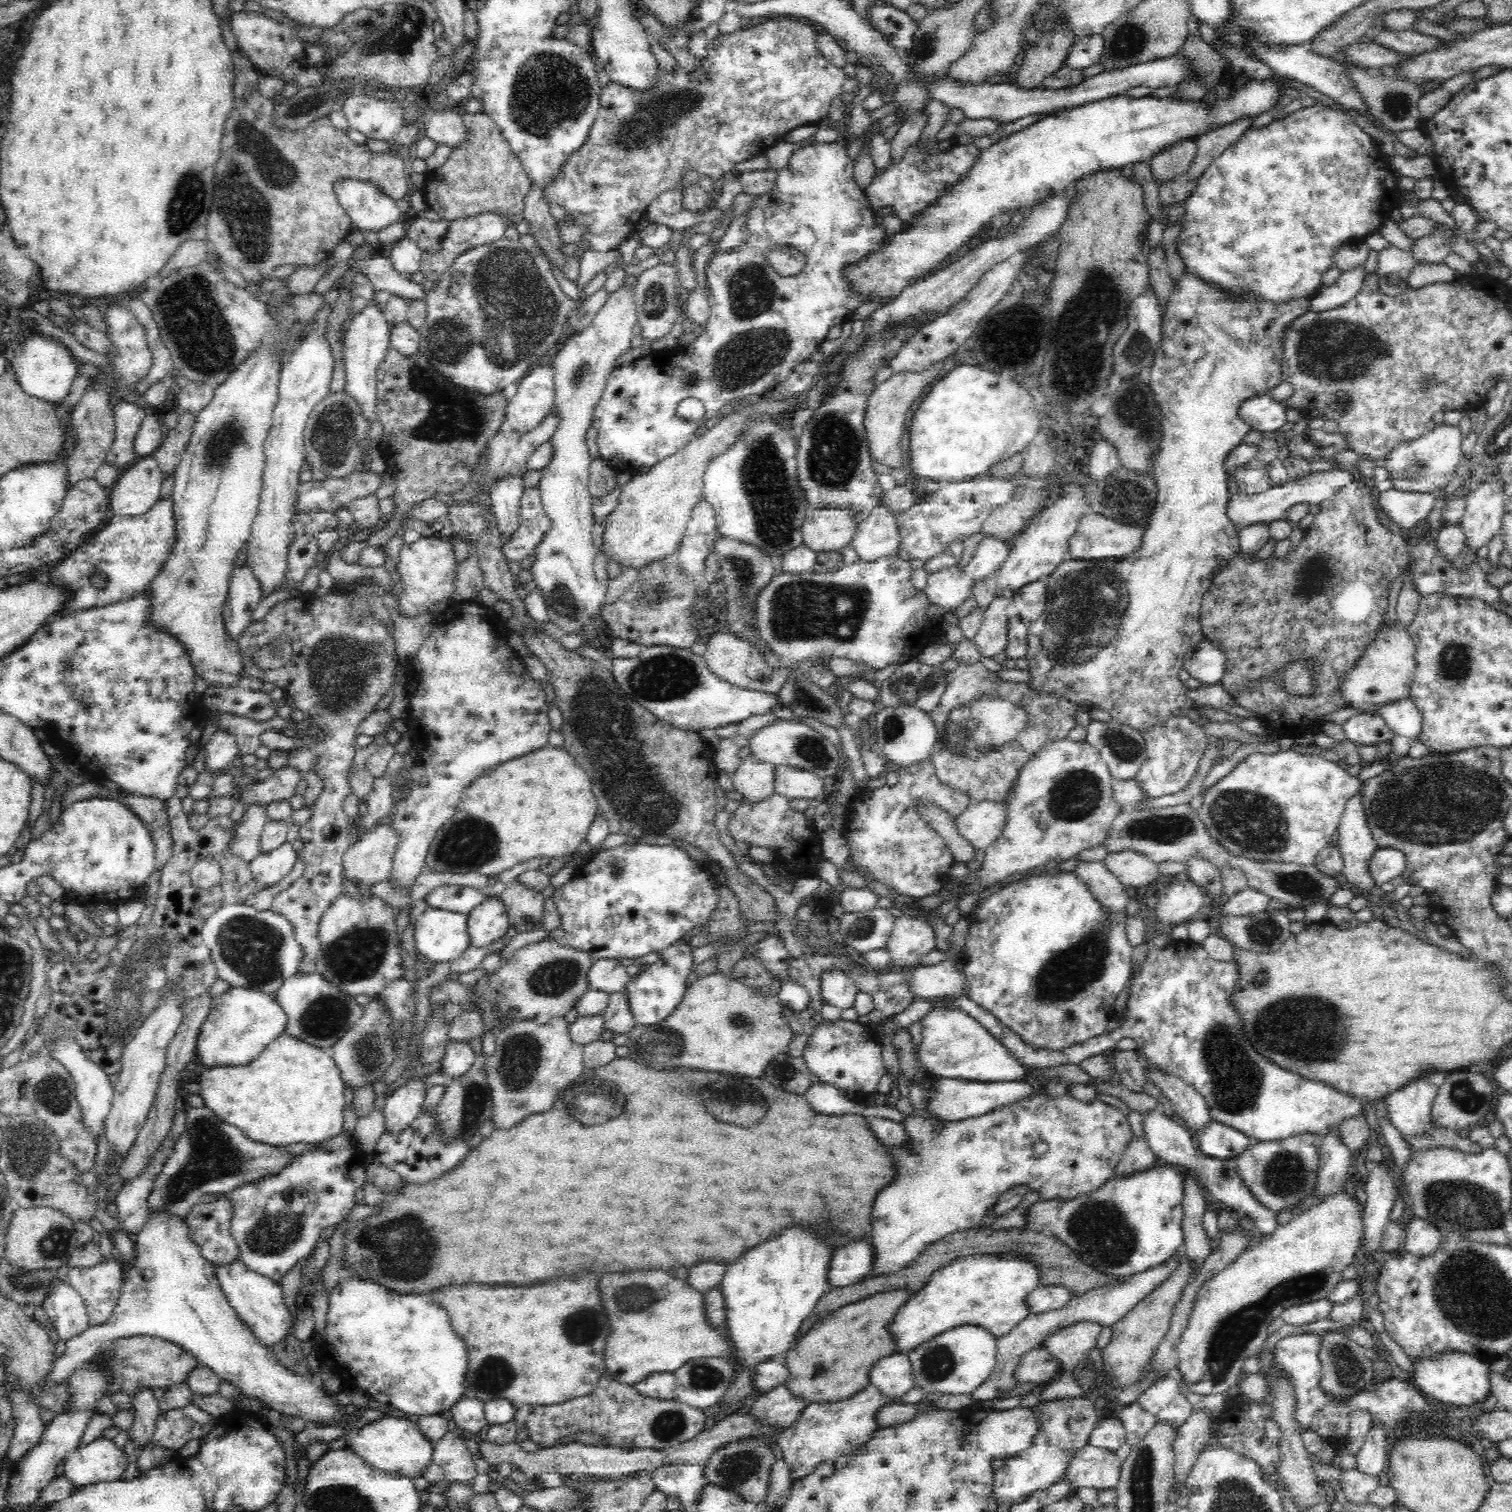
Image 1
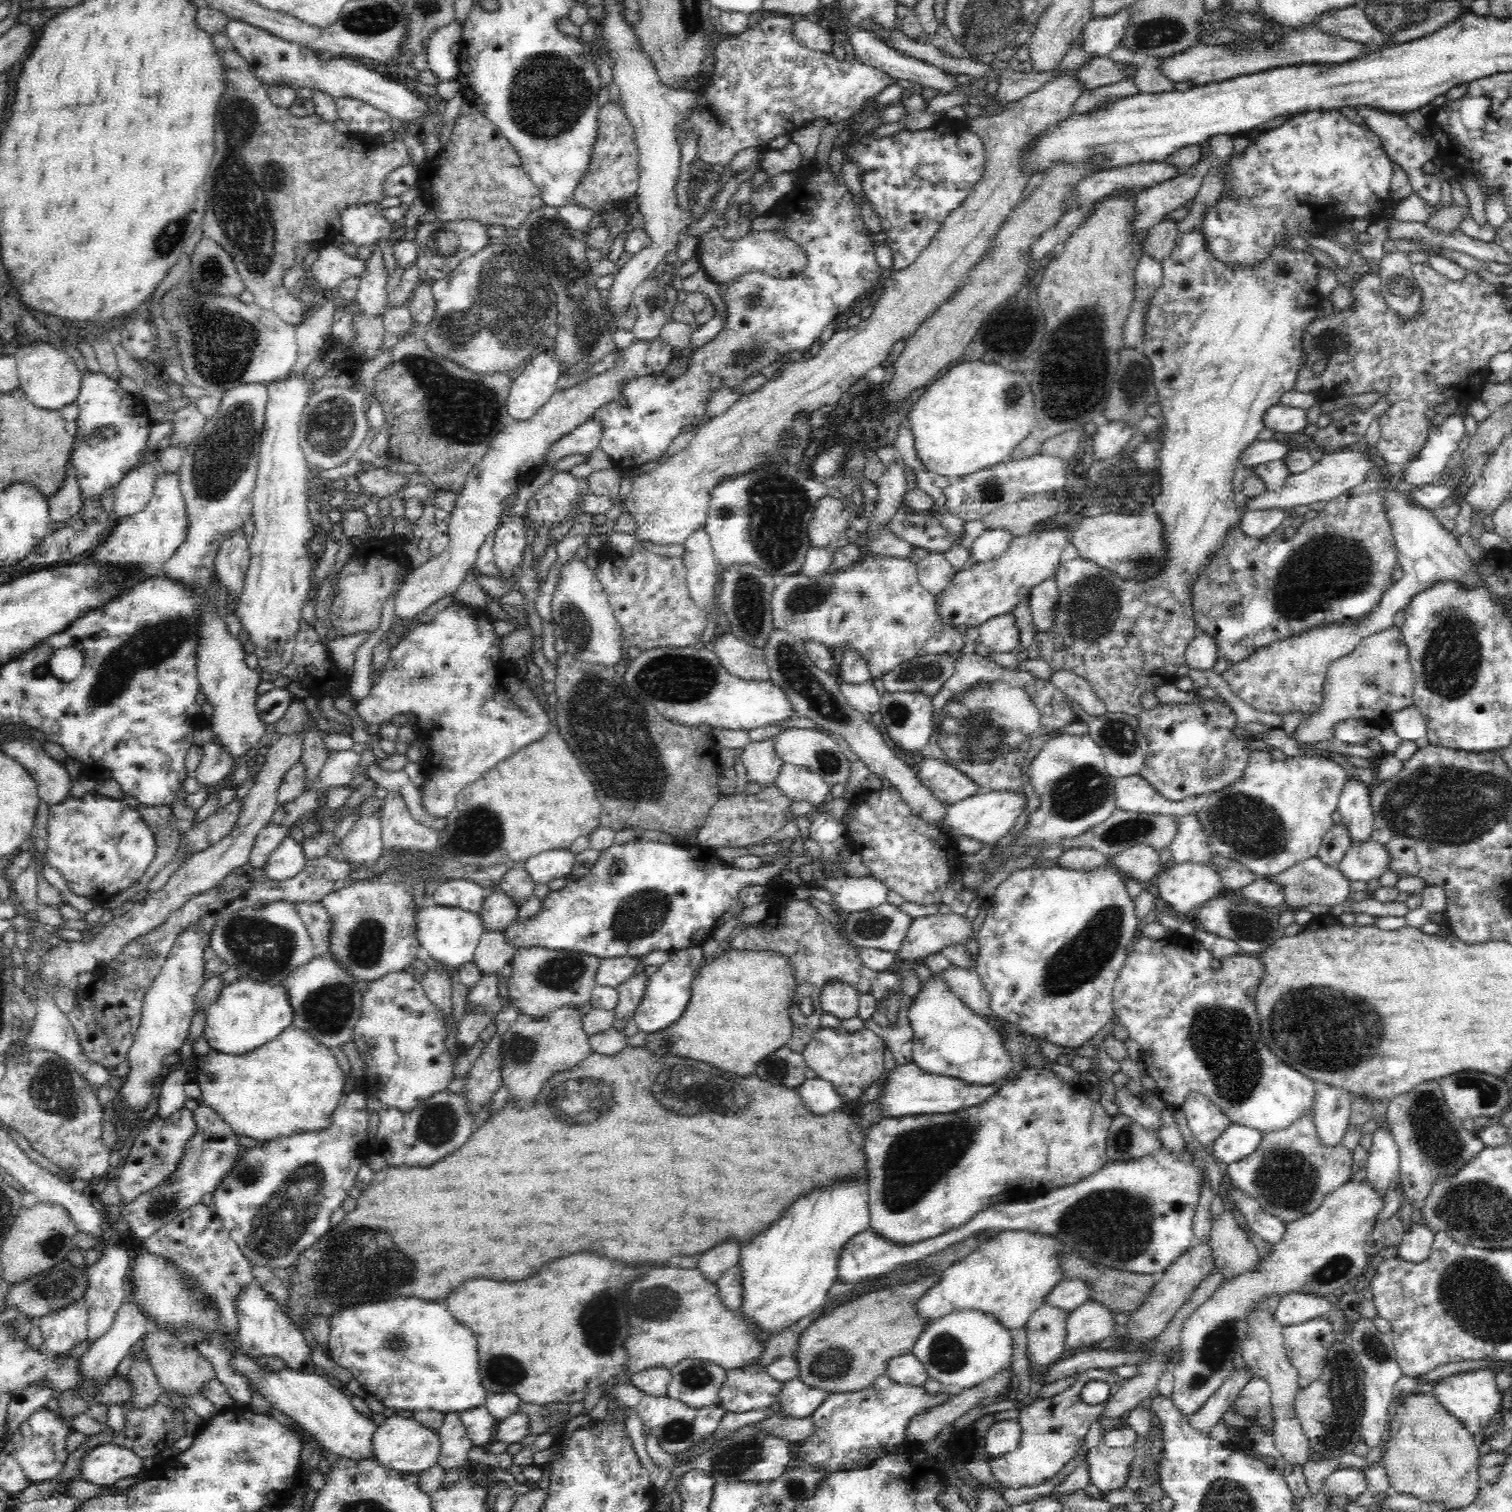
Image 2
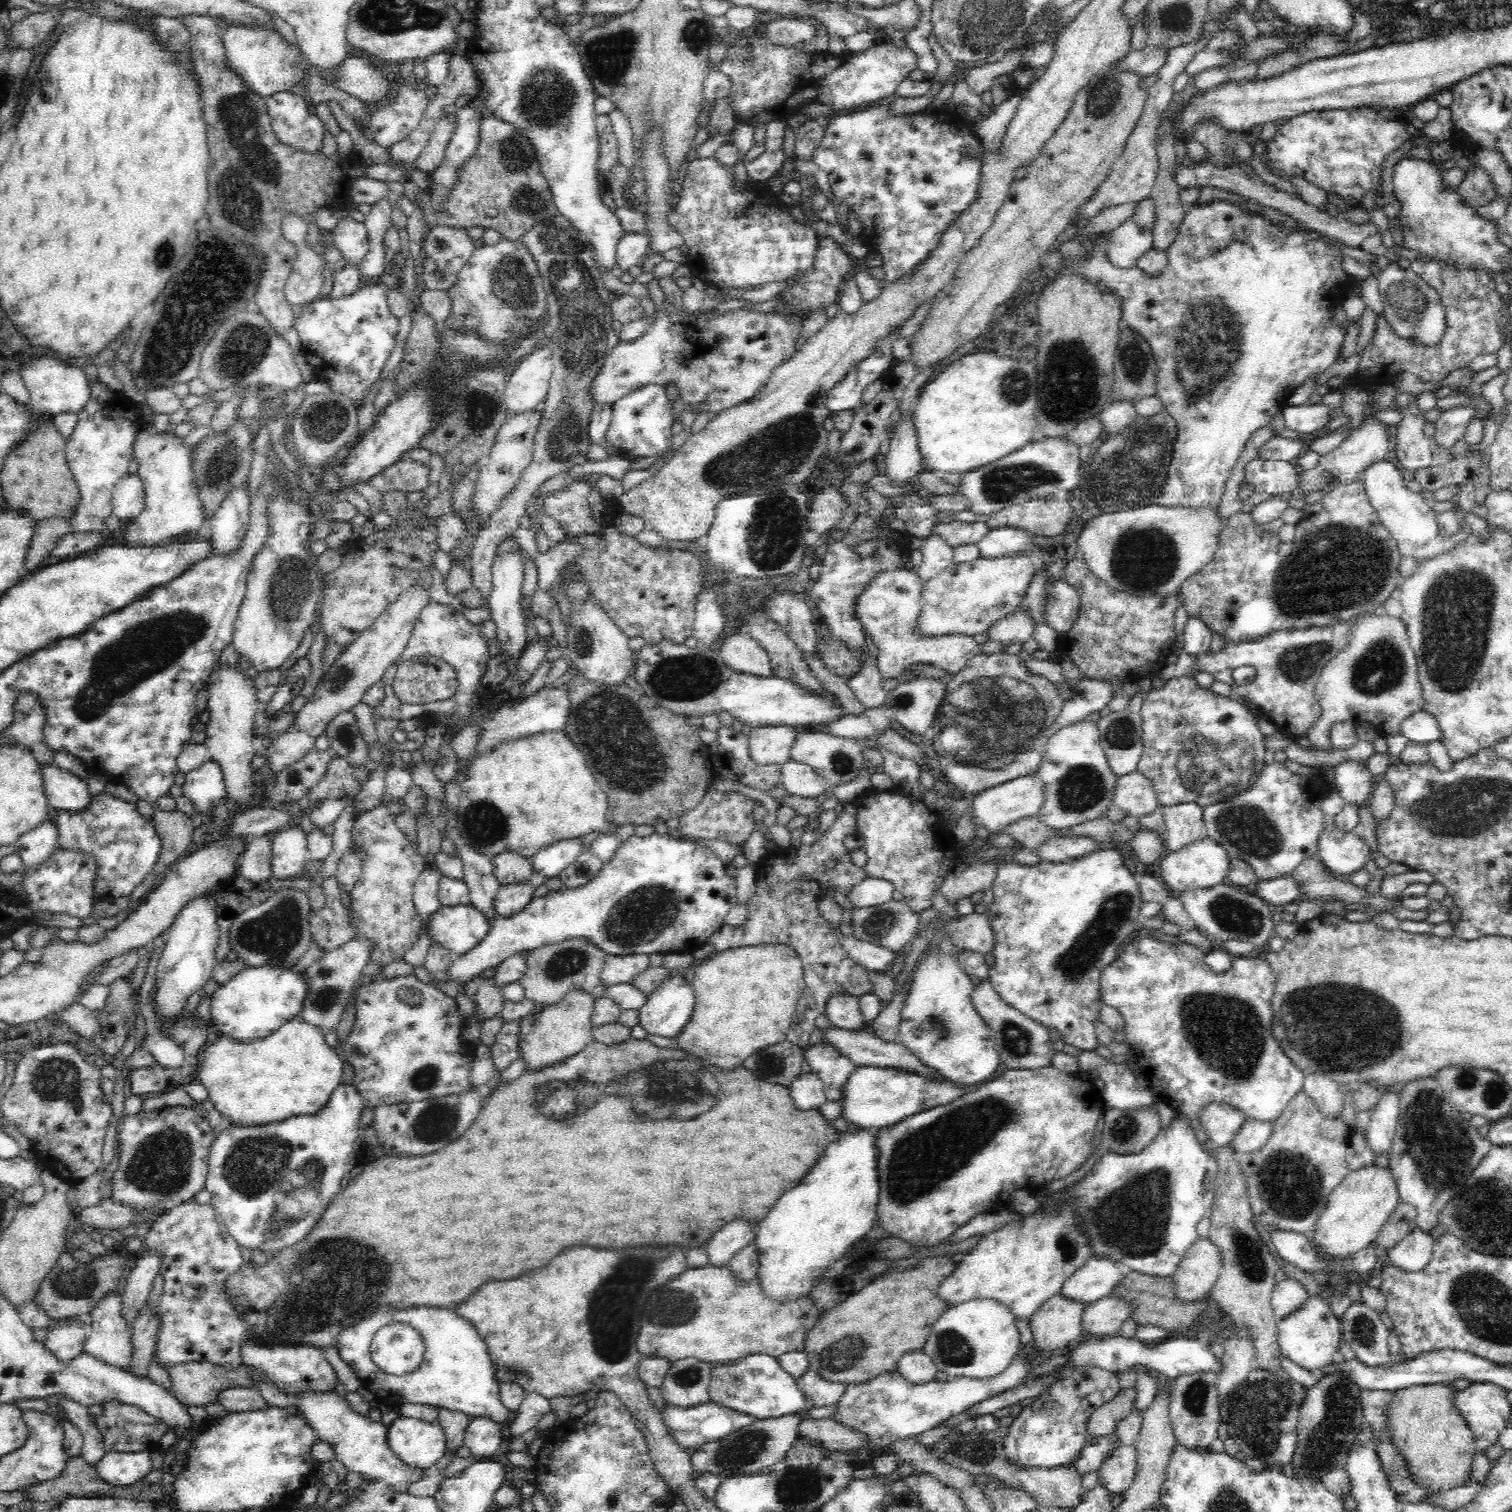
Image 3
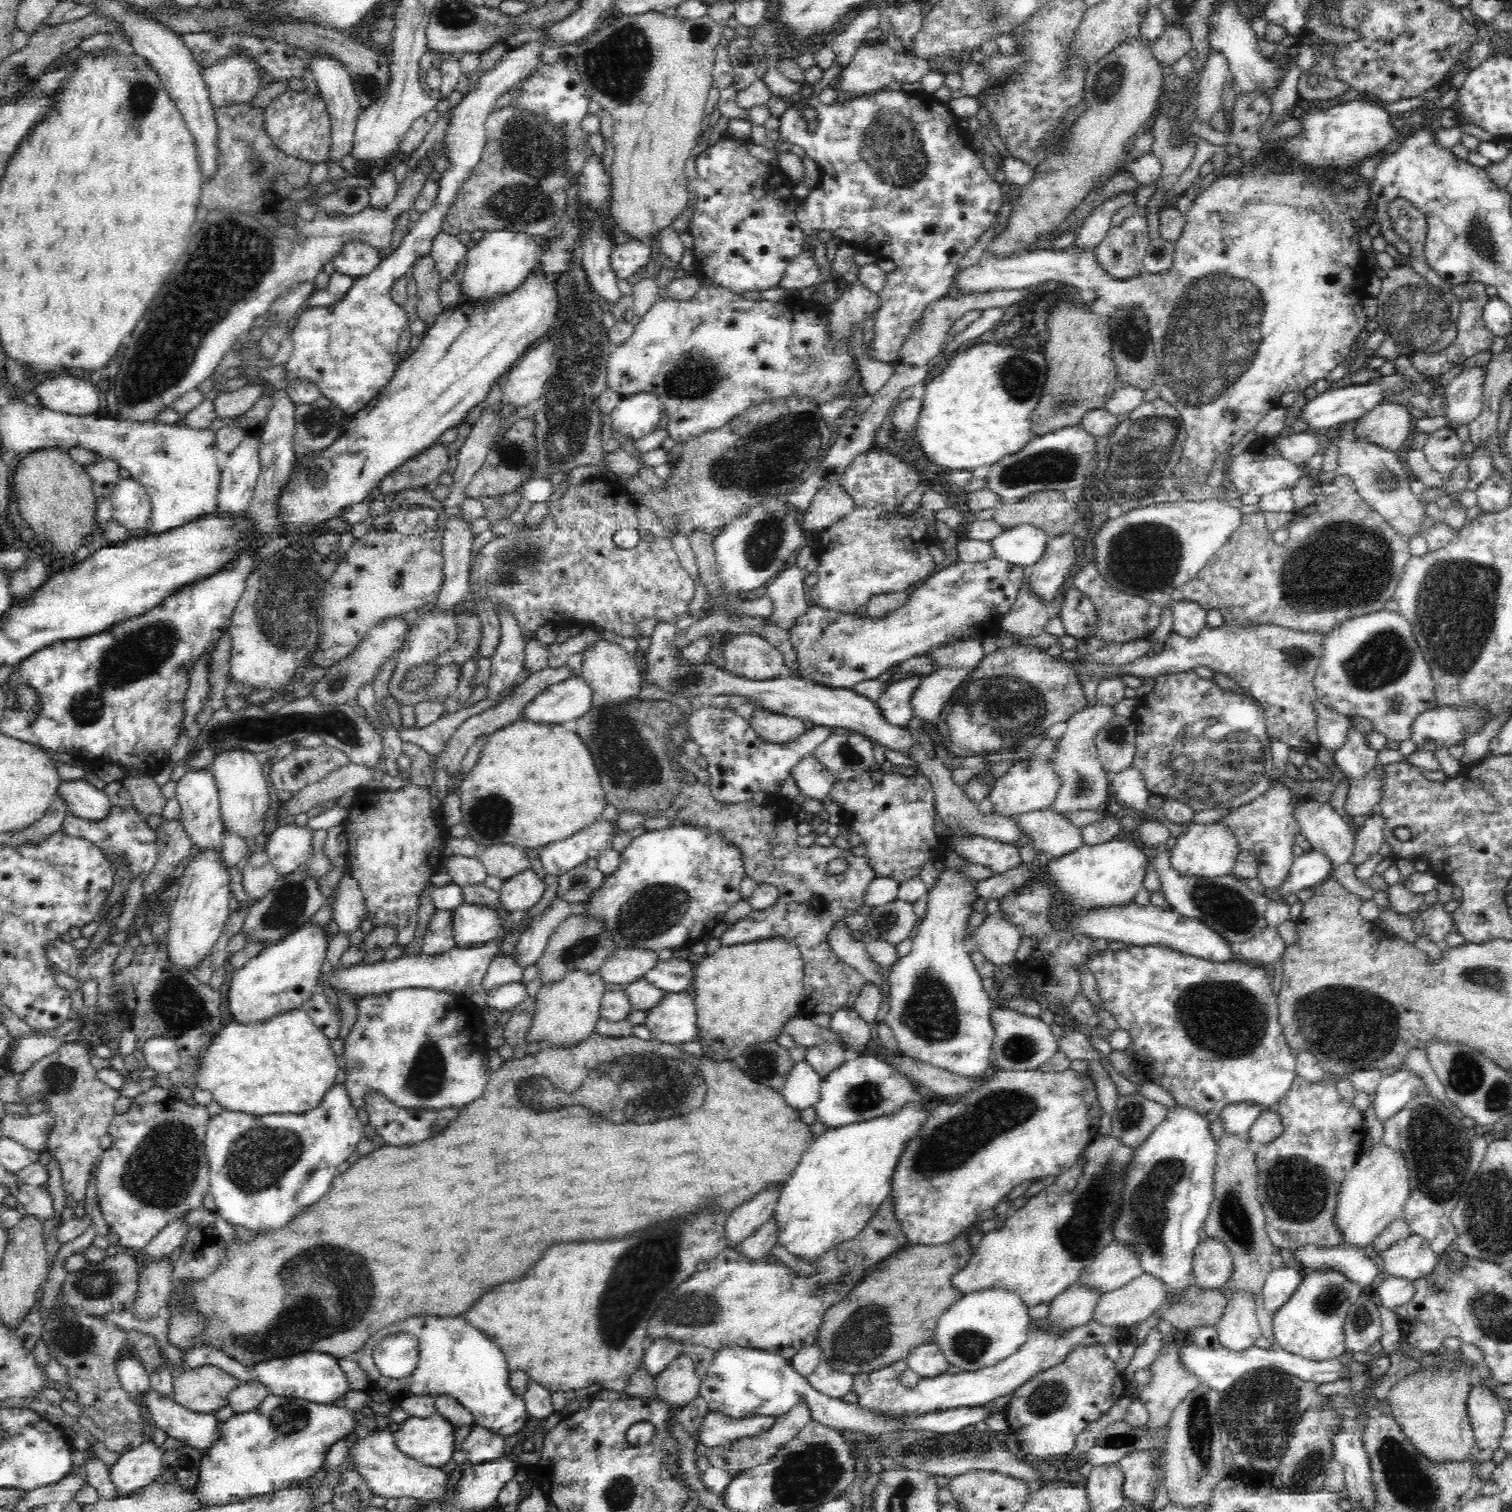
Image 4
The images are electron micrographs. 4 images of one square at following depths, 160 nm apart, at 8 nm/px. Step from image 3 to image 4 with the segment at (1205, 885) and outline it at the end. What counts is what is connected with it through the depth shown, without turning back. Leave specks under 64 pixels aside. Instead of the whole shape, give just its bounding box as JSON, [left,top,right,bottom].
[1170,824,1239,878]

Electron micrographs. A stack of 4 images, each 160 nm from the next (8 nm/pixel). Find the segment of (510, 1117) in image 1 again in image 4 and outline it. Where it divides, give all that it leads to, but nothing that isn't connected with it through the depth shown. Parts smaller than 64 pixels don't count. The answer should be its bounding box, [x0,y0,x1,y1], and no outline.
[527,969,604,1047]

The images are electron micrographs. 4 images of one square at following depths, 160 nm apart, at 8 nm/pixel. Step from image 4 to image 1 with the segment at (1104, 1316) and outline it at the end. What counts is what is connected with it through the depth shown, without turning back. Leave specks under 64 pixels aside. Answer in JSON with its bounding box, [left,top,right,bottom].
[1038,1322,1101,1375]

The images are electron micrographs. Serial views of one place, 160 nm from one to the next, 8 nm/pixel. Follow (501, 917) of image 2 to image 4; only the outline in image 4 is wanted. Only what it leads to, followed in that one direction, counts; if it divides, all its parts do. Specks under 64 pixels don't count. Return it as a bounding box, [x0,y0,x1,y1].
[498,870,545,913]

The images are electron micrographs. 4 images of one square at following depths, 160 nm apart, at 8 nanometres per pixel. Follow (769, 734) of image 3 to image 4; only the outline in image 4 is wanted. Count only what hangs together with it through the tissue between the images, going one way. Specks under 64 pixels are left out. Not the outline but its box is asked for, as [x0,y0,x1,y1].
[748,707,807,744]

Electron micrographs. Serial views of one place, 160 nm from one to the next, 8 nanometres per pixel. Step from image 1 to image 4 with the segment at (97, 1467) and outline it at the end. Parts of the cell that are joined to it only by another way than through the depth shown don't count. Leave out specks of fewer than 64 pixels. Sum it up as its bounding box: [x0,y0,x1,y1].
[109,1440,163,1496]

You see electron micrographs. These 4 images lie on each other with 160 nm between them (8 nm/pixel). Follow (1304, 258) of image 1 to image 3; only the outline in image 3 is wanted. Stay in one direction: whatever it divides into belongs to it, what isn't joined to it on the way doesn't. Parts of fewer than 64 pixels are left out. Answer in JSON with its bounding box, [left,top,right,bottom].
[1262,108,1410,206]

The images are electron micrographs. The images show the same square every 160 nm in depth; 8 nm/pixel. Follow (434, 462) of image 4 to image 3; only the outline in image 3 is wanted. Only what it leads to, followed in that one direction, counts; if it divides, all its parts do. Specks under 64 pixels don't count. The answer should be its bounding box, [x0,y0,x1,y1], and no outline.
[368,460,429,494]

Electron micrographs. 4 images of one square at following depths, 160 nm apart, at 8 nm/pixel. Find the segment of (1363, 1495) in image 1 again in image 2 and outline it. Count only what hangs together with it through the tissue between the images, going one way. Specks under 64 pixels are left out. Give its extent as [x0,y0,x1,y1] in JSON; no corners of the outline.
[1324,1467,1367,1501]

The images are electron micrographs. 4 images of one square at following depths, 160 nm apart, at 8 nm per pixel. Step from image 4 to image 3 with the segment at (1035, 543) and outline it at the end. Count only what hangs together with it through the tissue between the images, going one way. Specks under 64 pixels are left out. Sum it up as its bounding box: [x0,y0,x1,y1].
[976,527,1037,560]

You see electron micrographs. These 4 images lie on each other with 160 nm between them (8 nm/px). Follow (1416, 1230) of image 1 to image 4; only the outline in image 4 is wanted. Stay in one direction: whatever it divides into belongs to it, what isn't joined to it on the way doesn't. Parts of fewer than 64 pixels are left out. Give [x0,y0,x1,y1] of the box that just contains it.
[1377,1234,1438,1281]

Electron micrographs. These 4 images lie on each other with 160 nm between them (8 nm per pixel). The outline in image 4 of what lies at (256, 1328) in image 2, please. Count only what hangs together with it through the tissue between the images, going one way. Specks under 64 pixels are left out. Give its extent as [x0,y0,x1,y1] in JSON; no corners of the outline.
[254,1352,350,1405]

